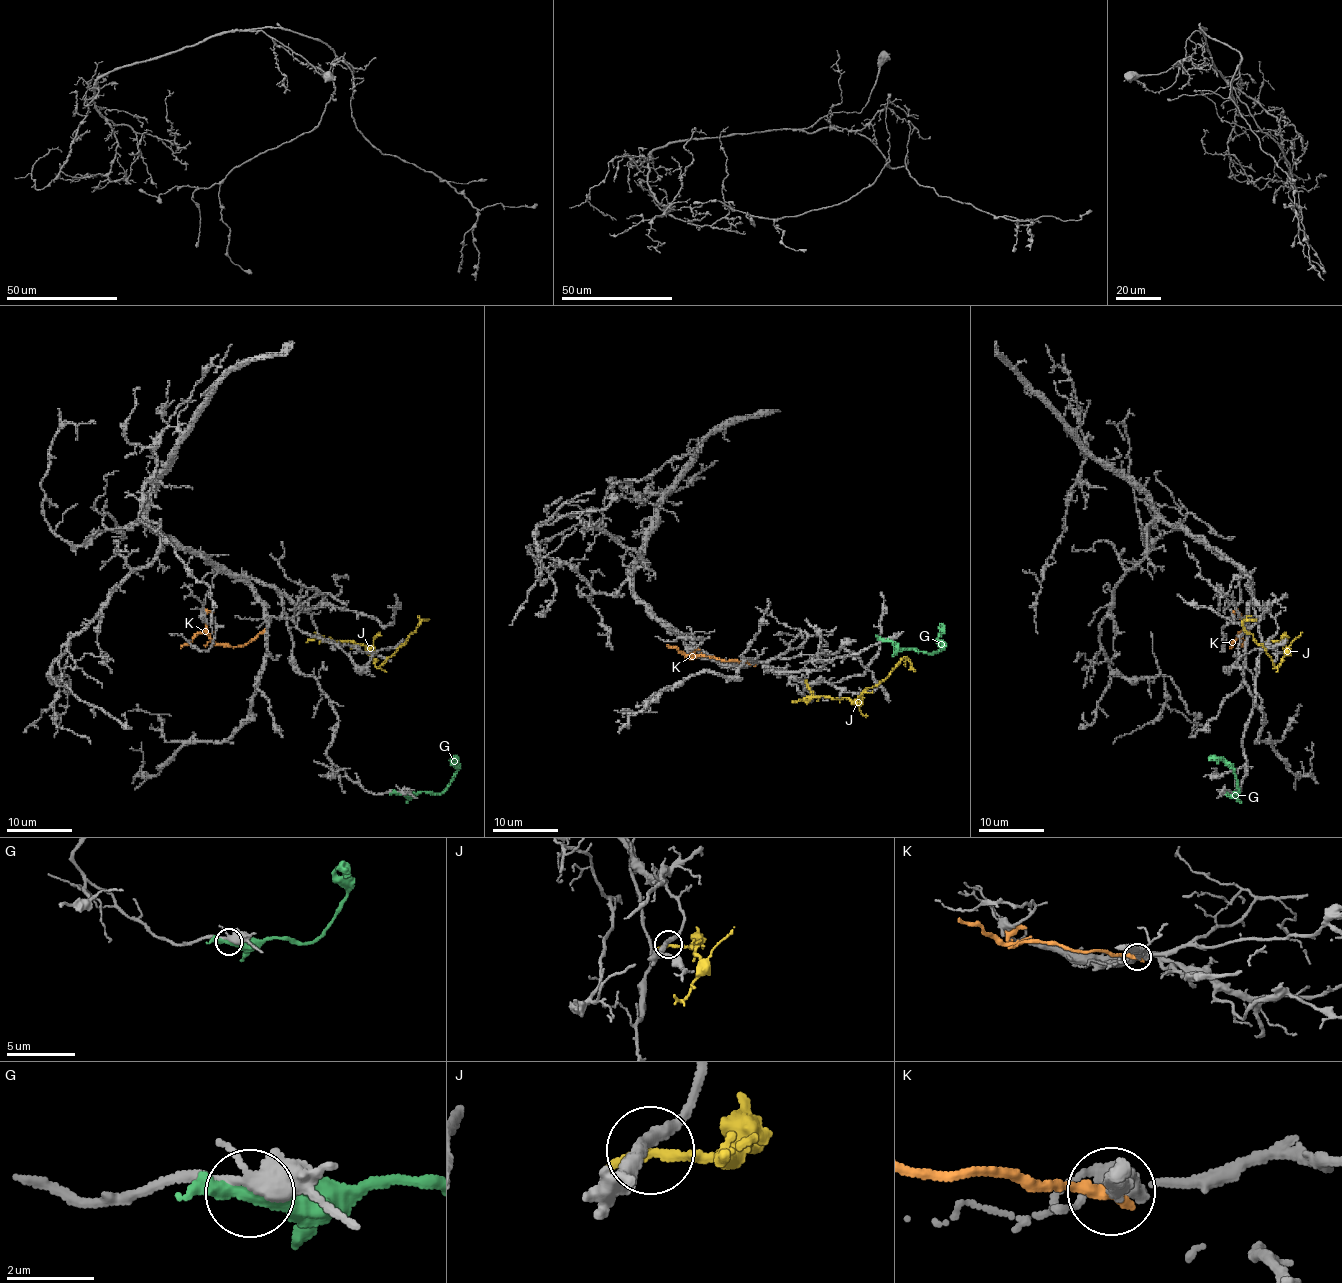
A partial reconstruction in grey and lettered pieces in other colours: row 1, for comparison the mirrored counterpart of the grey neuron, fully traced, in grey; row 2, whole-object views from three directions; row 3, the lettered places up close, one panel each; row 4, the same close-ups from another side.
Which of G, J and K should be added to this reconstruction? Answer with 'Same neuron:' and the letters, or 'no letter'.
Same neuron: no letter

